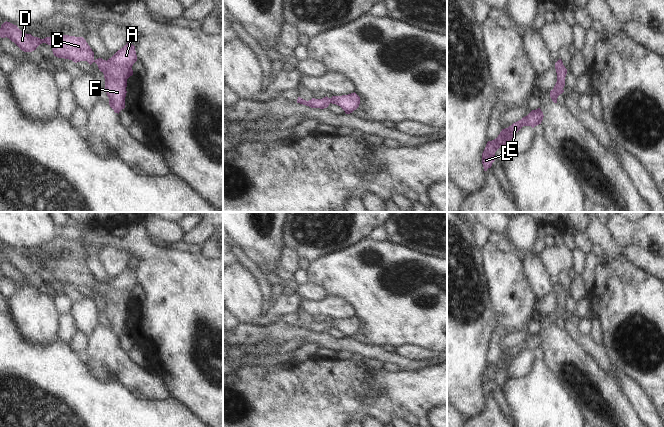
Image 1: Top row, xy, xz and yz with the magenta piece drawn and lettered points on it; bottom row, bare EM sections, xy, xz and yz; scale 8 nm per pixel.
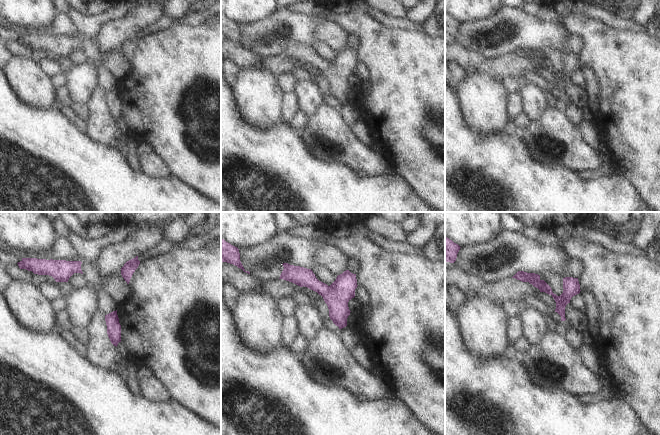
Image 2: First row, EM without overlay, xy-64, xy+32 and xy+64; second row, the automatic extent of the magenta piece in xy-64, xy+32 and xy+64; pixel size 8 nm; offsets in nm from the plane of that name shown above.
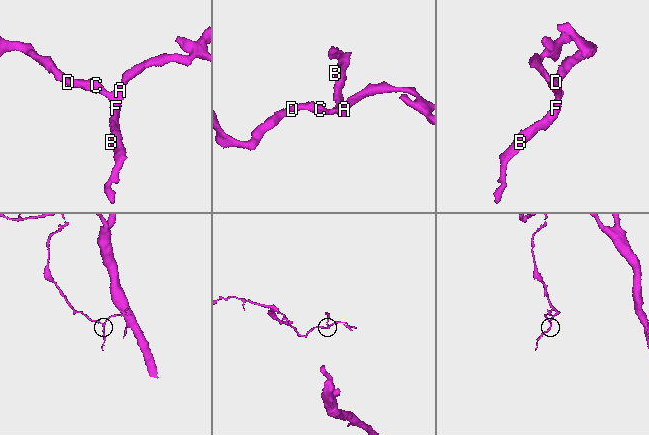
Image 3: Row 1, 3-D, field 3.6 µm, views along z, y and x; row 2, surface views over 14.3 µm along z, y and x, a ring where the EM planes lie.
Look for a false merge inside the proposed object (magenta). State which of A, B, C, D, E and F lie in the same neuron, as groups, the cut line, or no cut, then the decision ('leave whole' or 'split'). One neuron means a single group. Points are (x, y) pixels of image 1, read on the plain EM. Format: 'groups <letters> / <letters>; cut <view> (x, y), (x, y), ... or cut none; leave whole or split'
groups A B C D E F; cut none; leave whole

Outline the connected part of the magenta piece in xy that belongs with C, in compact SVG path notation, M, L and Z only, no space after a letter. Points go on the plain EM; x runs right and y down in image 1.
M7 245L1 249L0 261L9 262L24 276L32 276L40 268L46 267L58 282L75 287L87 285L90 289L95 286L104 298L110 331L118 338L125 332L127 303L133 299L132 290L137 285L135 270L131 267L128 266L106 285L102 282L94 283L94 276L83 261L61 259L40 263L22 256L17 249Z

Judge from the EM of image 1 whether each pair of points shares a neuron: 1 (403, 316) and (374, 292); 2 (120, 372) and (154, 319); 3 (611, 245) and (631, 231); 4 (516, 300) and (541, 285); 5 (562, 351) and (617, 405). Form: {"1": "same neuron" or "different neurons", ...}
{"1": "same neuron", "2": "different neurons", "3": "different neurons", "4": "different neurons", "5": "same neuron"}

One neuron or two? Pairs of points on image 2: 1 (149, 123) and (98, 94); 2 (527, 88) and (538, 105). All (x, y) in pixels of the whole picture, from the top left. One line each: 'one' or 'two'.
1: two
2: one

